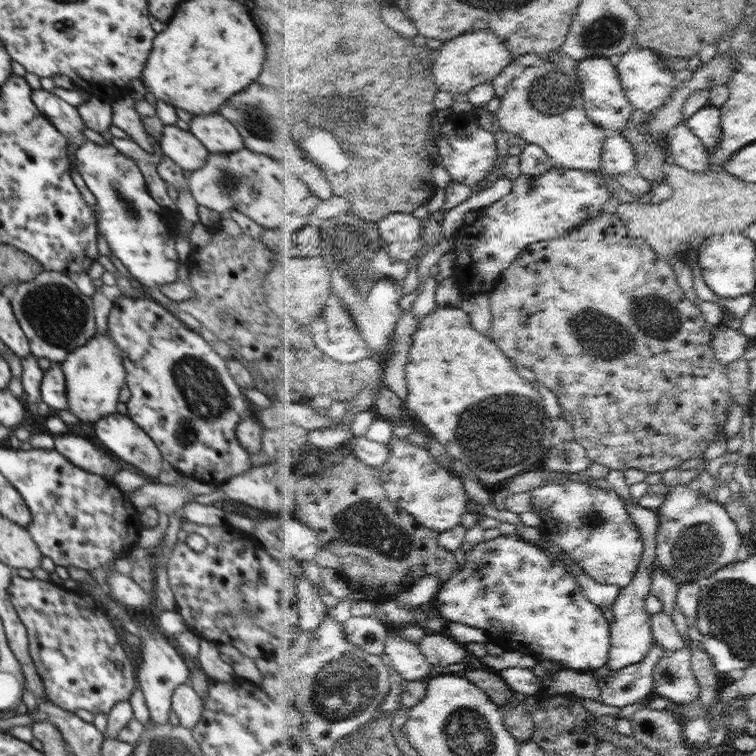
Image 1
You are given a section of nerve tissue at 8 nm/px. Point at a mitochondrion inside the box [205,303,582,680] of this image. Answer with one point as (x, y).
(487, 433)

